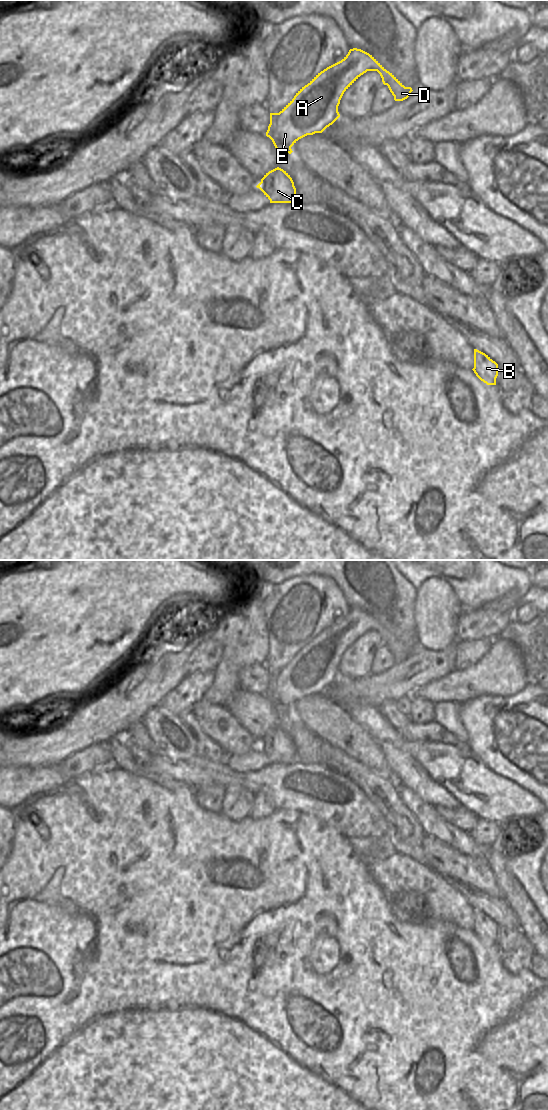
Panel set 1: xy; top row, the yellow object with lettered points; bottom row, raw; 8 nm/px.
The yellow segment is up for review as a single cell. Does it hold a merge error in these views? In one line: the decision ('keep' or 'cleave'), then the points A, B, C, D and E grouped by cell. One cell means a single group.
cleave; A B D E / C

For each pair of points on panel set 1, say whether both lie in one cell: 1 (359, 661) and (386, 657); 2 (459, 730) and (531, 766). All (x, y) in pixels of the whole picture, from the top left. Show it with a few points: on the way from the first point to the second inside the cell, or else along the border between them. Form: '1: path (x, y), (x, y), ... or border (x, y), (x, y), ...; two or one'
1: border (383, 644), (376, 650), (369, 672); two
2: border (459, 712), (459, 718), (467, 732), (466, 742); two

